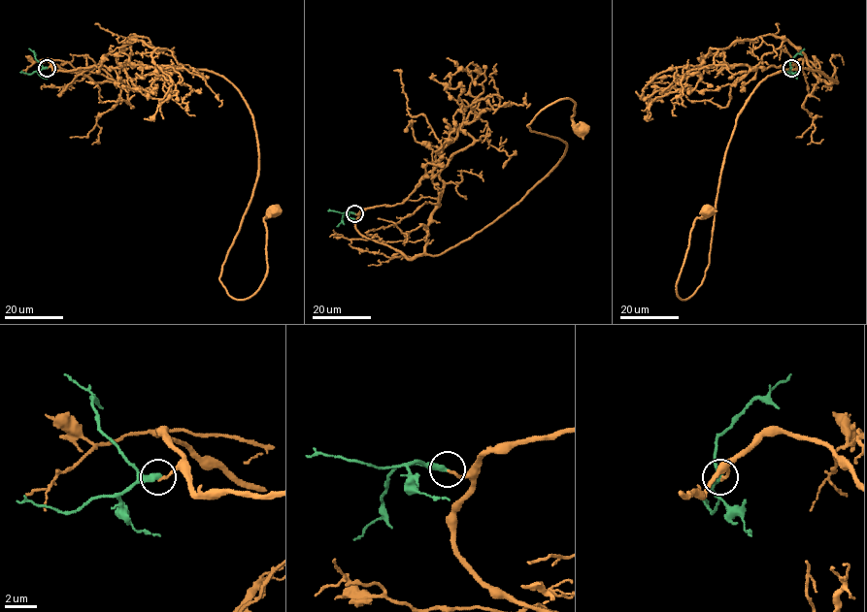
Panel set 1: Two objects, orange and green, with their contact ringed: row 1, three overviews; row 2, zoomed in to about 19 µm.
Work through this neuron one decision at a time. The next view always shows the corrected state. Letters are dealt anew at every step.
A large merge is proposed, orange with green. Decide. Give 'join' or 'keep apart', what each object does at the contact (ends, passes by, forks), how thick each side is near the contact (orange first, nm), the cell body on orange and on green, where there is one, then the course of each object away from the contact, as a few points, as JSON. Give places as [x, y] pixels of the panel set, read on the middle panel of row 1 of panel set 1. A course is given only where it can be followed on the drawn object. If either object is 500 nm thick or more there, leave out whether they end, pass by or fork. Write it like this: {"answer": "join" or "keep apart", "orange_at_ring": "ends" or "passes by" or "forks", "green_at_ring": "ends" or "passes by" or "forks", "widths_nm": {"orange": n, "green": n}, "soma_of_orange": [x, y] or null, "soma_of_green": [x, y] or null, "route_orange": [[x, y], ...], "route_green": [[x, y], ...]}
{"answer": "keep apart", "orange_at_ring": "ends", "green_at_ring": "ends", "widths_nm": {"orange": 170, "green": 400}, "soma_of_orange": [582, 130], "soma_of_green": null, "route_orange": [[354, 213], [407, 257], [438, 255], [561, 160], [565, 143], [527, 125], [543, 110], [570, 98], [583, 128]], "route_green": [[354, 213], [346, 212], [337, 226]]}

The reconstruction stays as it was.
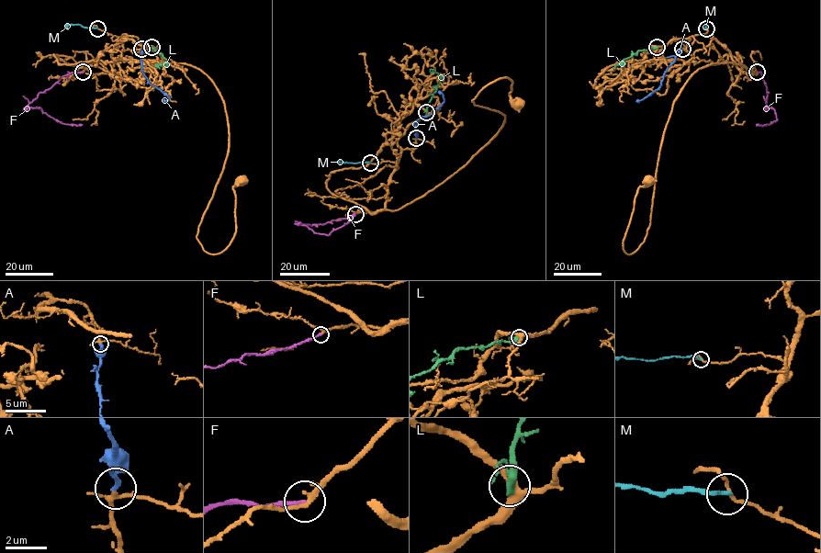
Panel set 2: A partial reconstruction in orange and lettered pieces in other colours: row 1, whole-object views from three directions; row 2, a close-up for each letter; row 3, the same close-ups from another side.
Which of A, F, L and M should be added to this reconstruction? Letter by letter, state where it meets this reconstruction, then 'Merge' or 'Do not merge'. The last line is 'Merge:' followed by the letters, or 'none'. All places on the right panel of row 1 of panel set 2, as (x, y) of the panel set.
A: Touches orange at (682, 49). Merge
F: Touches orange at (757, 72). Merge
L: Touches orange at (657, 47). Do not merge
M: Touches orange at (706, 28). Do not merge
Merge: A, F

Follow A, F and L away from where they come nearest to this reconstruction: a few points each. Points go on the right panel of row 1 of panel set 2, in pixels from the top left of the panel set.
A: (682, 49), (667, 68), (658, 88), (637, 100)
F: (757, 72), (762, 75), (766, 87), (766, 104), (773, 108), (777, 119), (768, 125), (756, 125)
L: (657, 47), (639, 50), (614, 68)

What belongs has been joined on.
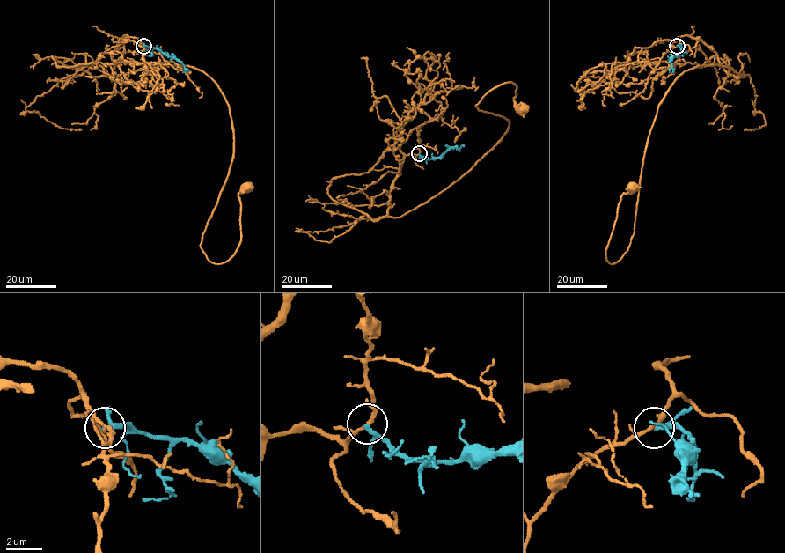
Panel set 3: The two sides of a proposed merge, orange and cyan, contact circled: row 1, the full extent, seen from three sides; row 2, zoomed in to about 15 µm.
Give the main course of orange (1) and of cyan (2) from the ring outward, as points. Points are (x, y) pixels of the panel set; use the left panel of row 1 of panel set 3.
1: (143, 46), (119, 43), (113, 77), (187, 65), (230, 110), (200, 247), (213, 263), (237, 249), (247, 187)
2: (143, 46), (159, 48), (178, 59), (186, 72)

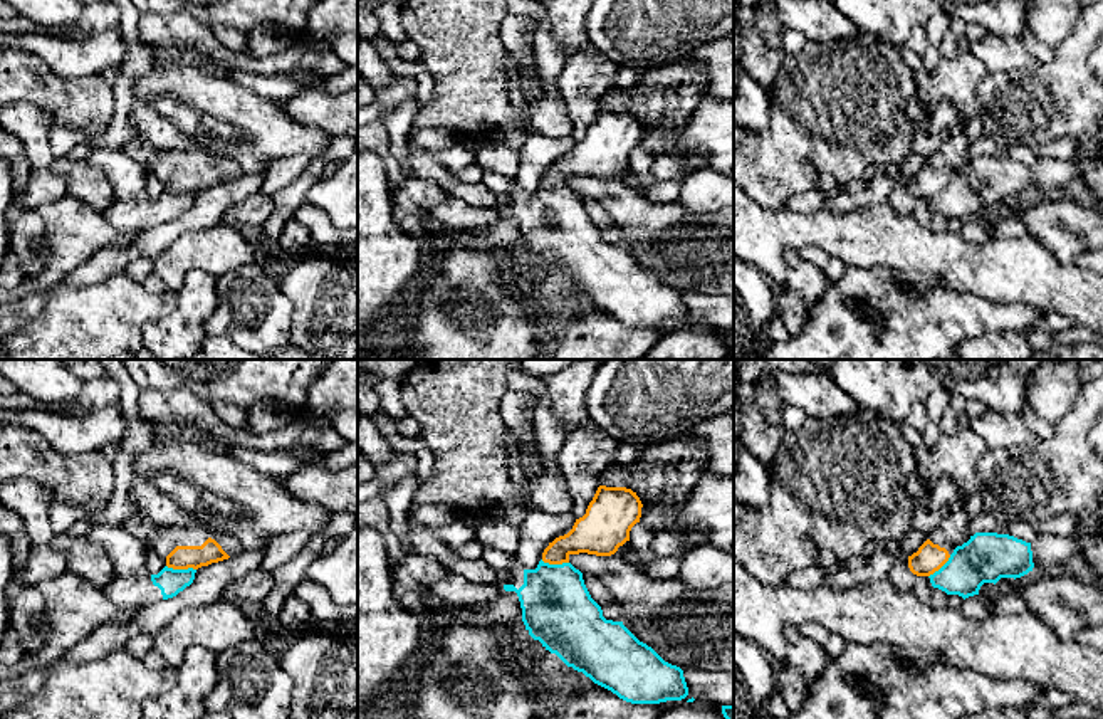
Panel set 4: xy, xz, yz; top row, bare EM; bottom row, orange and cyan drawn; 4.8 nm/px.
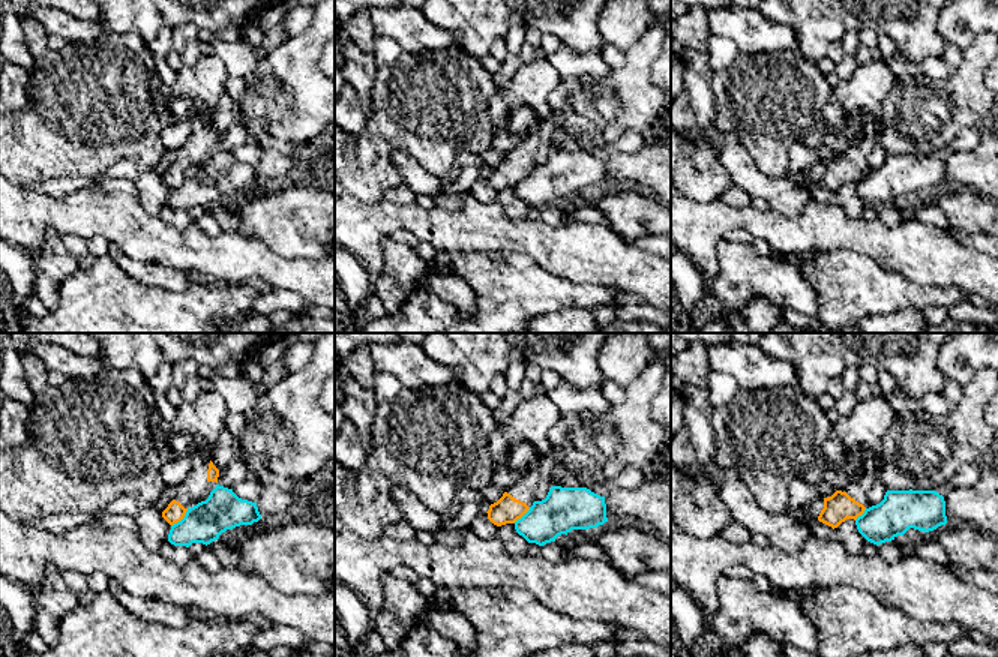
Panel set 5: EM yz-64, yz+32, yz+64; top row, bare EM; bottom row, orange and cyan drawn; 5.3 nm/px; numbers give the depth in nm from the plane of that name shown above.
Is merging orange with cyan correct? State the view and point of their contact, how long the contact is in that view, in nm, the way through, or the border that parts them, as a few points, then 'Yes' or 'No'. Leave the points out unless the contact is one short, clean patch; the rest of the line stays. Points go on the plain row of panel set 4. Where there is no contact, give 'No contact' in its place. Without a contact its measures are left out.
Touches orange at xy (182, 192). Shared border 150 nm. Boundary: xy (167, 188), (195, 194). No

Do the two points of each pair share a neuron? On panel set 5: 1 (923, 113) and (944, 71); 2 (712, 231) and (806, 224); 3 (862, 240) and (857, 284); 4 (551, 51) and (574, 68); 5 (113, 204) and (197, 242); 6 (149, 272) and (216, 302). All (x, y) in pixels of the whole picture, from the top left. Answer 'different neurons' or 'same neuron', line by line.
1: different neurons
2: same neuron
3: different neurons
4: same neuron
5: same neuron
6: different neurons

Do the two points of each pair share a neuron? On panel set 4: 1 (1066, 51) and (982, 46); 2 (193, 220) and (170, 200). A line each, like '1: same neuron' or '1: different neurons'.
1: different neurons
2: different neurons

